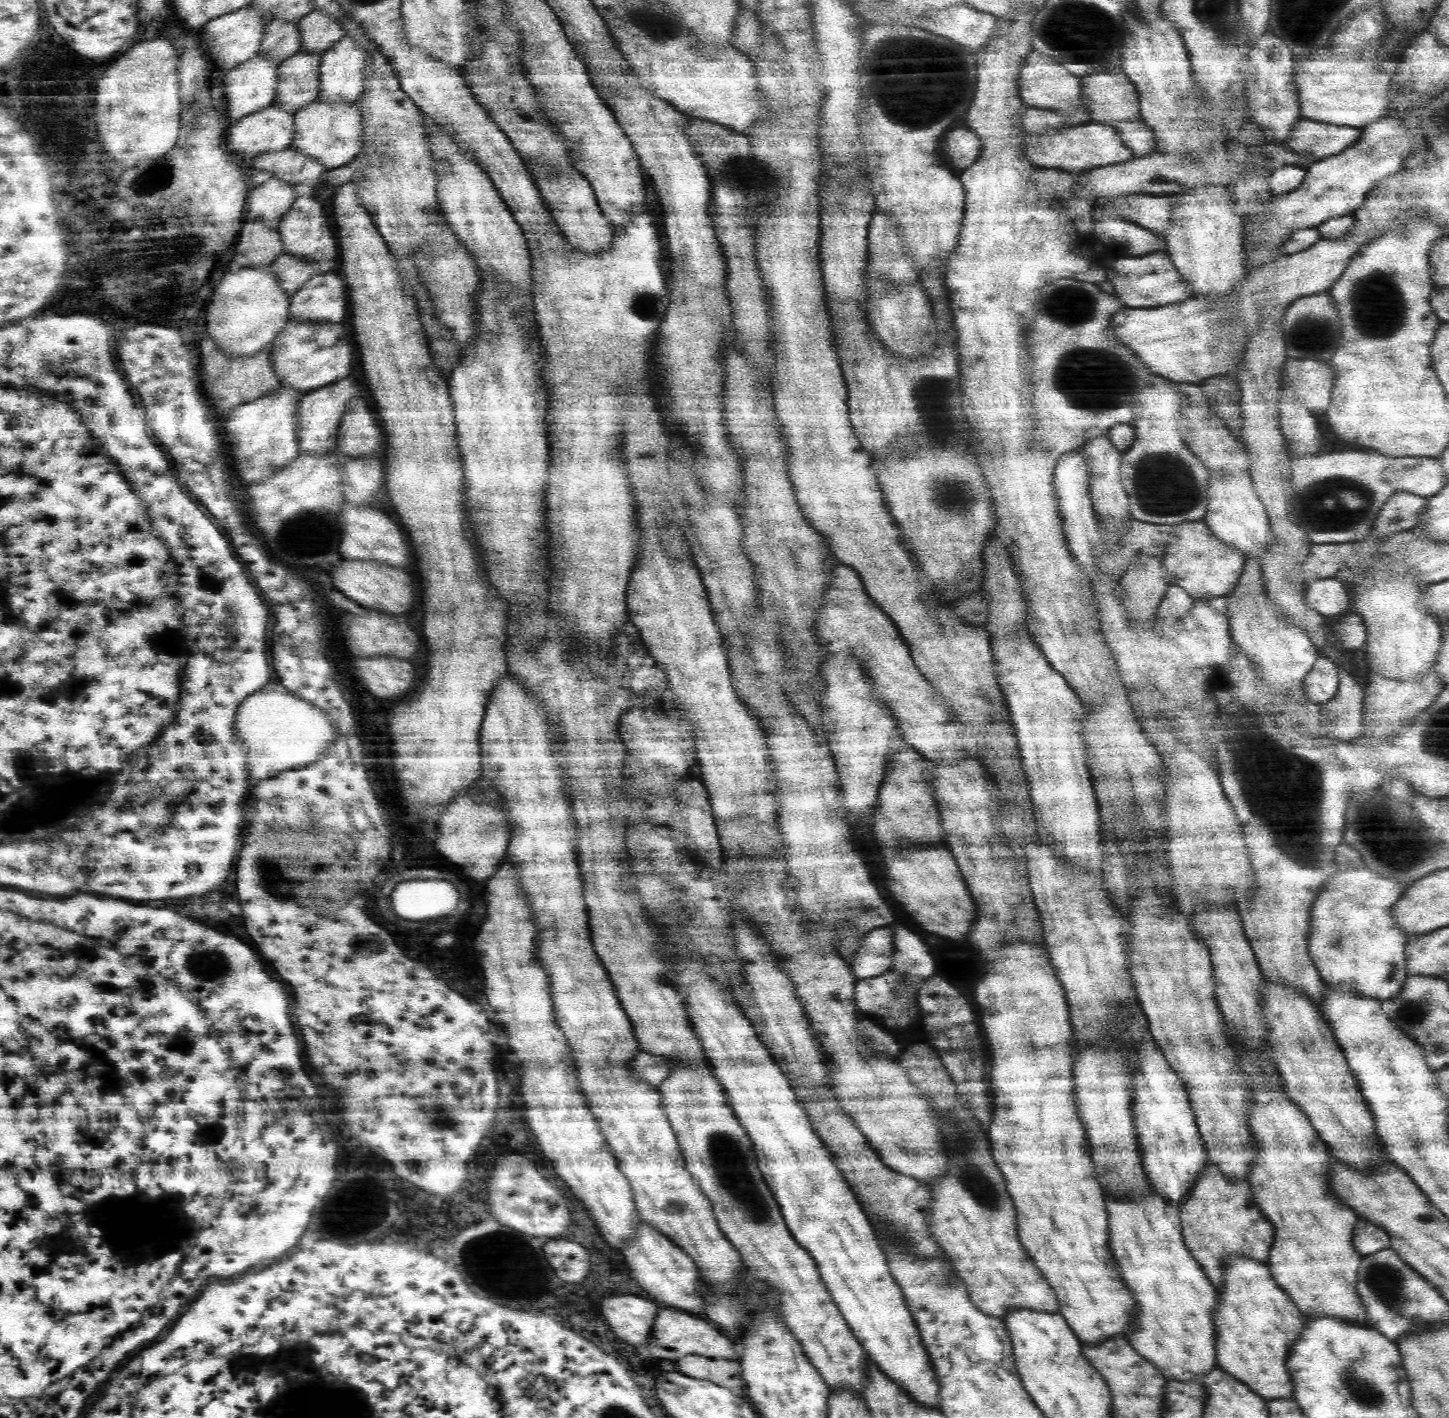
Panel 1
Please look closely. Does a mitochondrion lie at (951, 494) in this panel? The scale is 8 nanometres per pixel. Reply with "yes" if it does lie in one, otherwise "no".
yes

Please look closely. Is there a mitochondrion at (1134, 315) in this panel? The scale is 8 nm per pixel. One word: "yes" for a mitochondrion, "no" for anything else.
no

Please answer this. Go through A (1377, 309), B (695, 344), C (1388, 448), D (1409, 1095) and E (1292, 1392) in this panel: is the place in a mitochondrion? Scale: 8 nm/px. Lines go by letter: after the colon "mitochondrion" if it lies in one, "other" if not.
A: mitochondrion
B: other
C: other
D: other
E: other

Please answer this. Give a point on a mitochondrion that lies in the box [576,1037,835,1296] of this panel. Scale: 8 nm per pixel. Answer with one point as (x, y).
(746, 1197)

